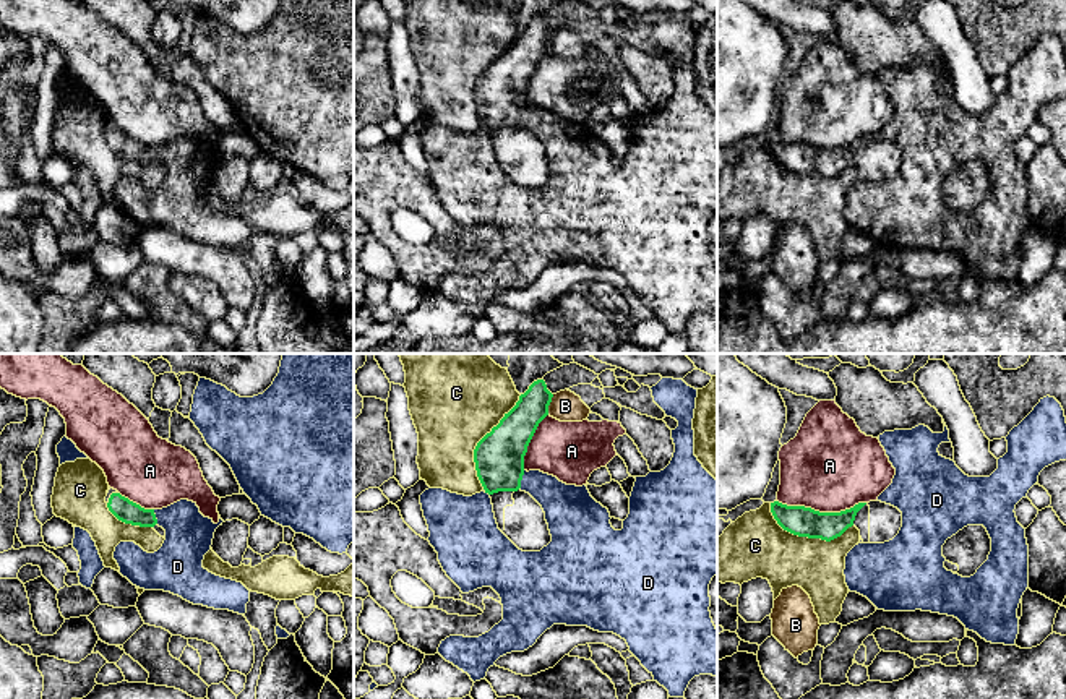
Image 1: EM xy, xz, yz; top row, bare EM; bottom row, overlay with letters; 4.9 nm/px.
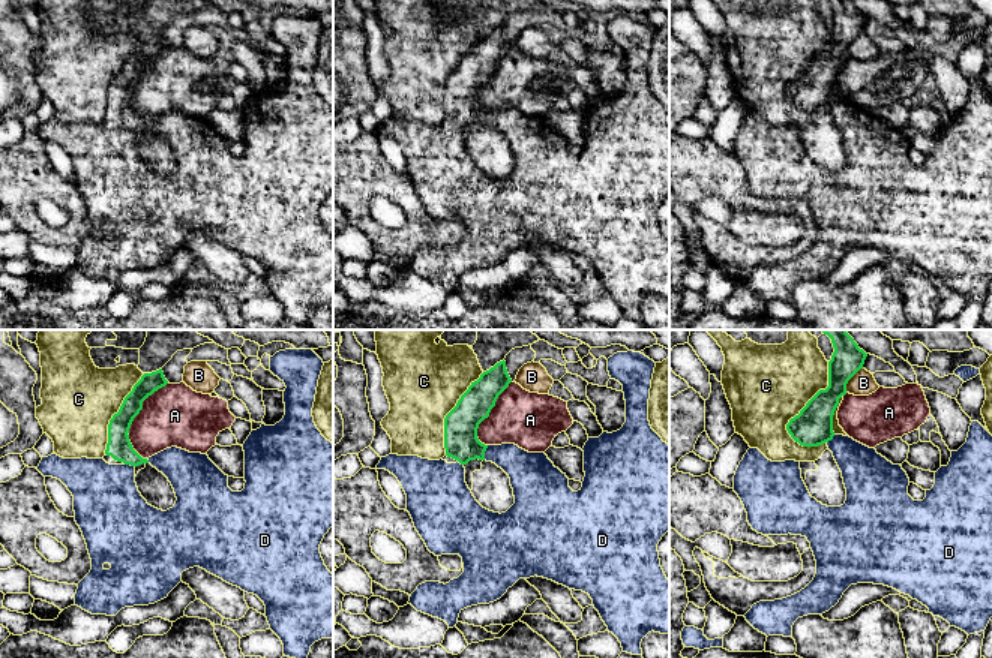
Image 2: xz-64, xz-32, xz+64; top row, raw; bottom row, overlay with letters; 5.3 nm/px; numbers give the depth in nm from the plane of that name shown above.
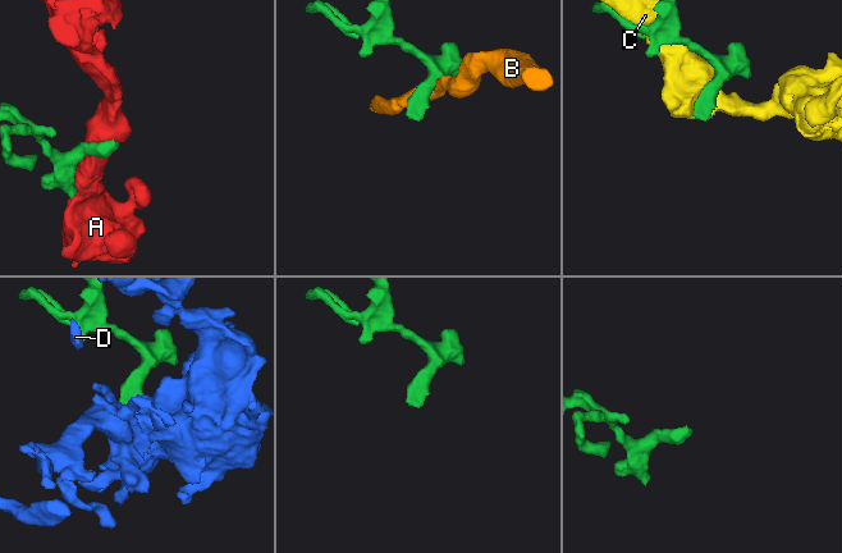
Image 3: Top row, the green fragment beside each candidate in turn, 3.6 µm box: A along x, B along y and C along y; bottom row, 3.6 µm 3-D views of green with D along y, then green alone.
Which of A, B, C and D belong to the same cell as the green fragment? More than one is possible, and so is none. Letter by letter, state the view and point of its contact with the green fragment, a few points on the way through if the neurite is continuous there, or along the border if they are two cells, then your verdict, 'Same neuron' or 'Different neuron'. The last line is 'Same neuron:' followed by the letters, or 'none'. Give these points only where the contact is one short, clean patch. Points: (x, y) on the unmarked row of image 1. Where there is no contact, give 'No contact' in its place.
A: Touches green at yz (821, 150). Different neuron
B: Touches green at xz (549, 41). Boundary: xz (554, 31), (547, 51). Different neuron
C: Touches green at xz (479, 78). Different neuron
D: Touches green at xz (520, 117). Same neuron
Same neuron: D

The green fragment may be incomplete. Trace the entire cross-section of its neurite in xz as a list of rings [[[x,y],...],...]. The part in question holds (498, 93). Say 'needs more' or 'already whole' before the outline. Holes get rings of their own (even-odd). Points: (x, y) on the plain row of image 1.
needs more; [[[662,15],[651,24],[654,39],[678,58],[672,66],[675,89],[670,101],[660,109],[634,114],[630,133],[630,151],[623,165],[615,167],[610,149],[597,139],[586,122],[566,122],[540,107],[526,107],[524,92],[539,63],[548,52],[553,31],[544,16],[534,18],[519,32],[516,42],[505,50],[475,83],[474,99],[484,123],[480,130],[464,133],[443,125],[428,125],[420,131],[423,154],[428,162],[428,178],[438,190],[446,212],[462,230],[492,224],[501,235],[503,256],[479,274],[449,272],[441,277],[438,290],[471,316],[485,316],[495,298],[511,289],[524,289],[553,261],[587,263],[599,269],[613,269],[626,277],[630,289],[654,313],[670,334],[683,334],[690,318],[699,311],[717,313],[717,264],[711,255],[709,221],[717,211],[717,117],[694,92],[693,55],[698,26],[683,16]],[[498,128],[526,128],[544,146],[552,178],[540,188],[519,187],[500,165],[495,156],[492,131]]]

